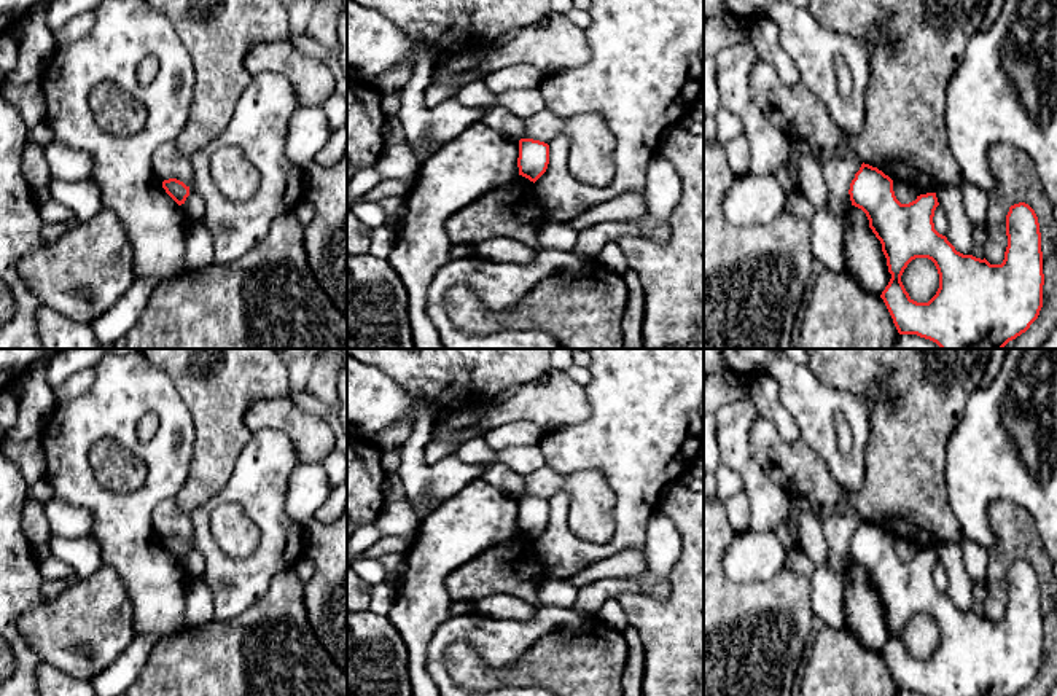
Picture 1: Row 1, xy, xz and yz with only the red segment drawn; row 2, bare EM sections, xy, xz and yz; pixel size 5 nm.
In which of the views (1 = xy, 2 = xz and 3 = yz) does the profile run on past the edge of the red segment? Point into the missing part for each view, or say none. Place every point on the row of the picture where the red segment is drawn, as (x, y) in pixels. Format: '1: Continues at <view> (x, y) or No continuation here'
1: No continuation here
2: No continuation here
3: No continuation here

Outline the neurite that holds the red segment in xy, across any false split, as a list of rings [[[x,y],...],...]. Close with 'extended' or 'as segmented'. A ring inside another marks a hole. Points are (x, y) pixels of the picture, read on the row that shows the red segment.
[[[169,178],[162,182],[162,188],[166,193],[178,204],[185,204],[186,197],[189,196],[189,186],[177,178]]] | as segmented

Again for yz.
[[[863,162],[848,194],[852,205],[866,213],[869,228],[882,244],[891,279],[880,298],[899,334],[917,334],[941,349],[1003,349],[1038,319],[1043,307],[1043,252],[1038,217],[1028,204],[1009,207],[1004,260],[1001,264],[990,264],[985,258],[957,252],[947,237],[934,229],[933,217],[939,205],[936,193],[901,204],[895,196],[893,180]],[[915,258],[931,260],[939,274],[939,288],[928,303],[914,301],[901,282],[904,269]]] | as segmented

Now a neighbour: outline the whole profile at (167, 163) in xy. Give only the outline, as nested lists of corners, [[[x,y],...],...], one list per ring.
[[[175,142],[161,145],[153,154],[153,170],[164,182],[177,178],[189,188],[189,196],[180,205],[188,221],[202,220],[205,205],[202,196],[194,188],[194,172],[188,158],[178,153]]]

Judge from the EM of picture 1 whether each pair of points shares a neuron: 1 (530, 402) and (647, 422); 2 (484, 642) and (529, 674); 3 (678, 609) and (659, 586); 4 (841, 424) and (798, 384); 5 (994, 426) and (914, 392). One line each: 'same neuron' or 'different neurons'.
1: different neurons
2: different neurons
3: different neurons
4: same neuron
5: different neurons

